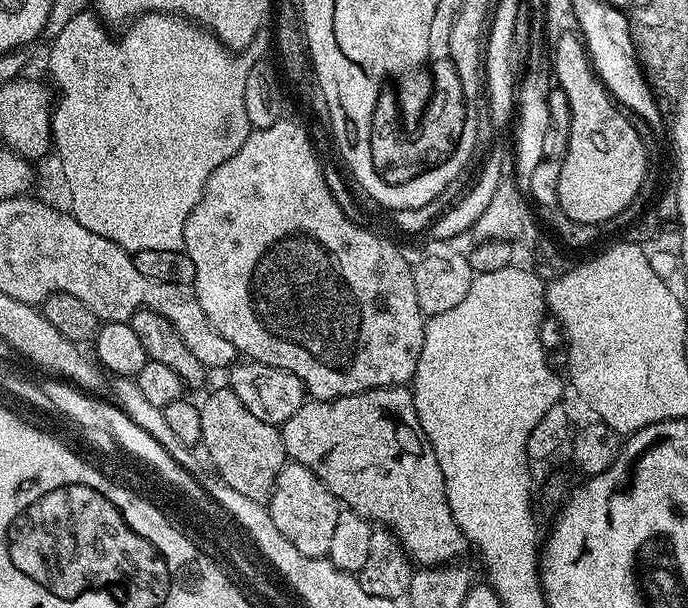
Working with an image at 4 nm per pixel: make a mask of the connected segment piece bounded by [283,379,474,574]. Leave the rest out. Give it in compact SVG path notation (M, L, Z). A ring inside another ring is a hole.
M411 379L396 380L389 384L375 384L366 388L356 388L354 391L324 394L319 398L309 399L308 405L302 410L298 410L298 414L294 414L294 418L290 418L288 424L283 425L283 430L289 457L299 467L310 470L310 474L314 474L314 478L318 478L318 482L322 482L322 486L326 486L330 495L336 497L336 503L349 517L361 522L365 529L373 528L371 530L373 533L388 540L392 548L396 550L398 557L404 561L407 569L416 574L448 574L444 572L456 572L459 568L466 567L471 558L474 558L470 538L466 534L466 530L462 530L462 524L458 522L458 516L454 514L446 478L442 474L442 466L425 437L424 429L420 426L420 415L416 409L416 385Z

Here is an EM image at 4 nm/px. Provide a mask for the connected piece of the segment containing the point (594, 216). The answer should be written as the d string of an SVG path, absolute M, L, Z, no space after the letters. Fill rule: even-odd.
M566 44L565 51L554 54L554 88L564 95L564 104L568 107L568 153L562 156L561 178L559 189L559 207L570 219L582 223L598 224L602 220L616 220L619 208L626 208L630 194L649 183L648 152L640 141L640 136L627 124L625 113L621 111L609 91L601 85L600 78L592 67L584 49L572 48Z

